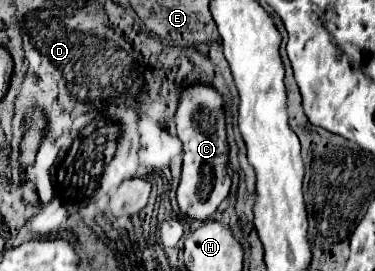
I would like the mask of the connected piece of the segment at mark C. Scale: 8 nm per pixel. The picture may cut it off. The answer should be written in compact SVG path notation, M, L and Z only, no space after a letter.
M207 86L187 88L181 96L175 122L177 136L181 138L185 150L181 182L177 188L177 204L189 218L205 222L215 214L217 206L227 198L231 188L231 176L227 174L227 138L221 94Z

